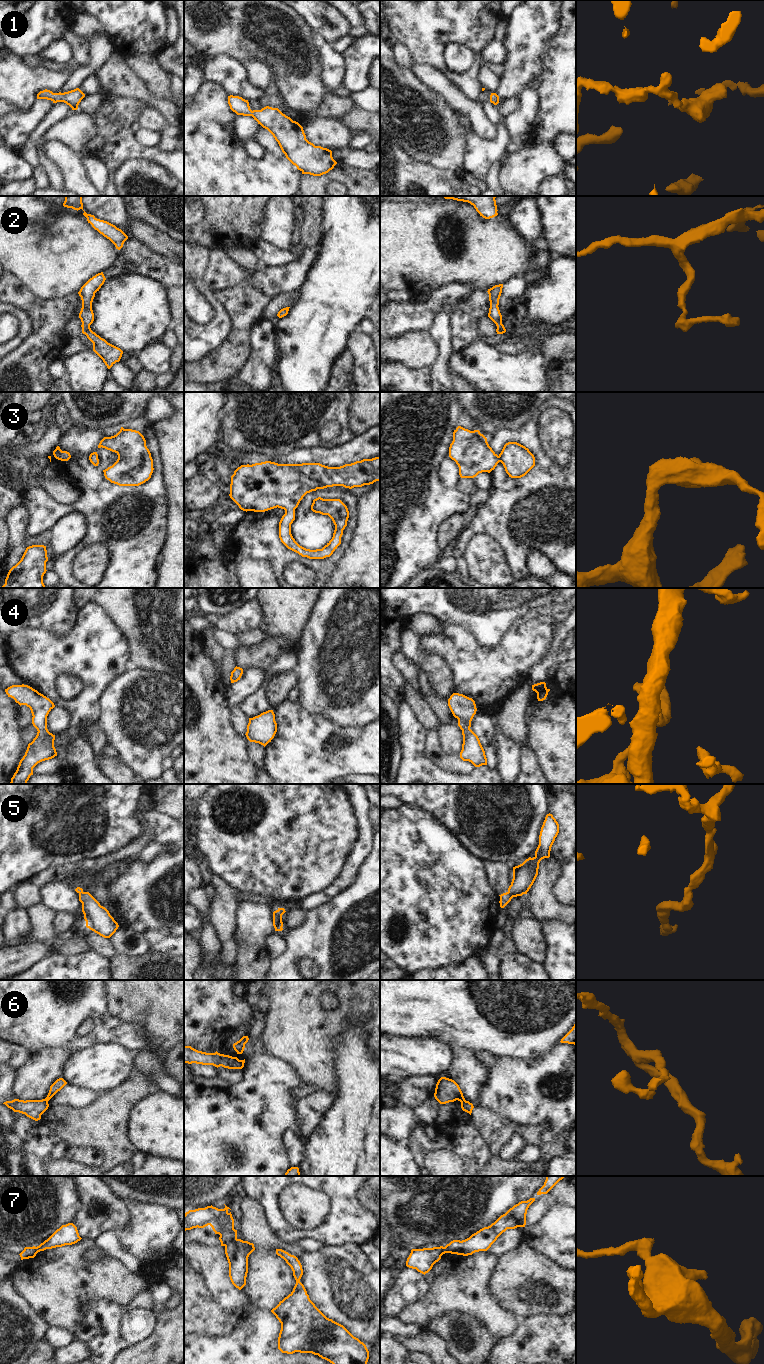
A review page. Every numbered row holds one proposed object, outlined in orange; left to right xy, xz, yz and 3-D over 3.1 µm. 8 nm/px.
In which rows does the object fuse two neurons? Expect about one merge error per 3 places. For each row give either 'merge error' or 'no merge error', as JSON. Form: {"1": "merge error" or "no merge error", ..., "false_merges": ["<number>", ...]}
{"1": "no merge error", "2": "no merge error", "3": "no merge error", "4": "no merge error", "5": "no merge error", "6": "merge error", "7": "merge error", "false_merges": ["6", "7"]}

